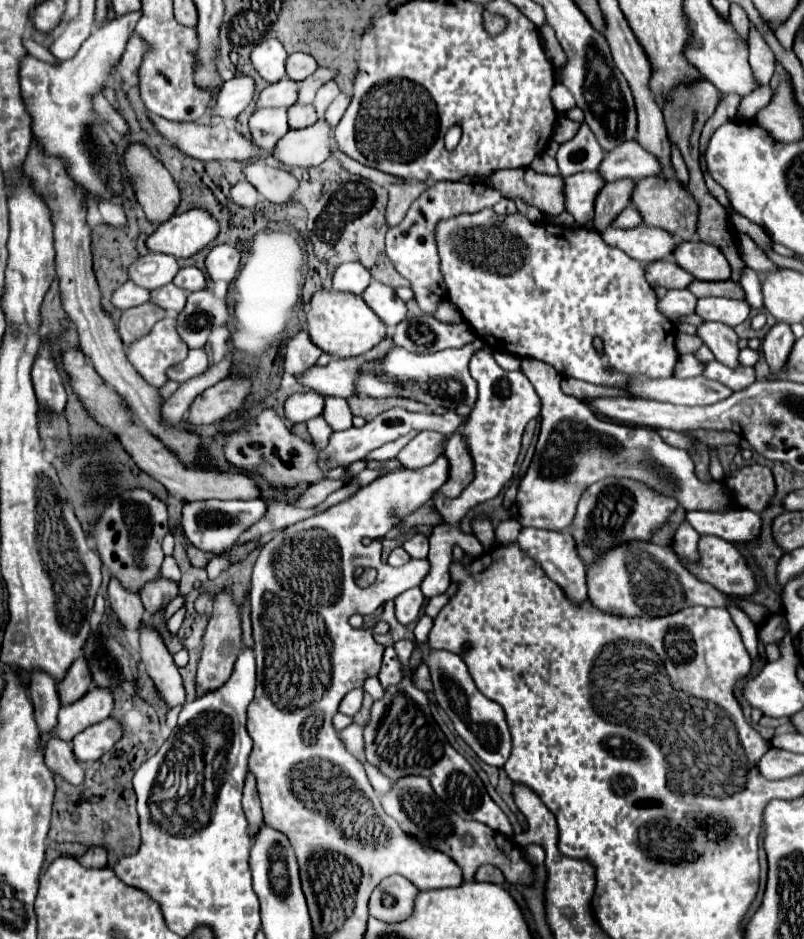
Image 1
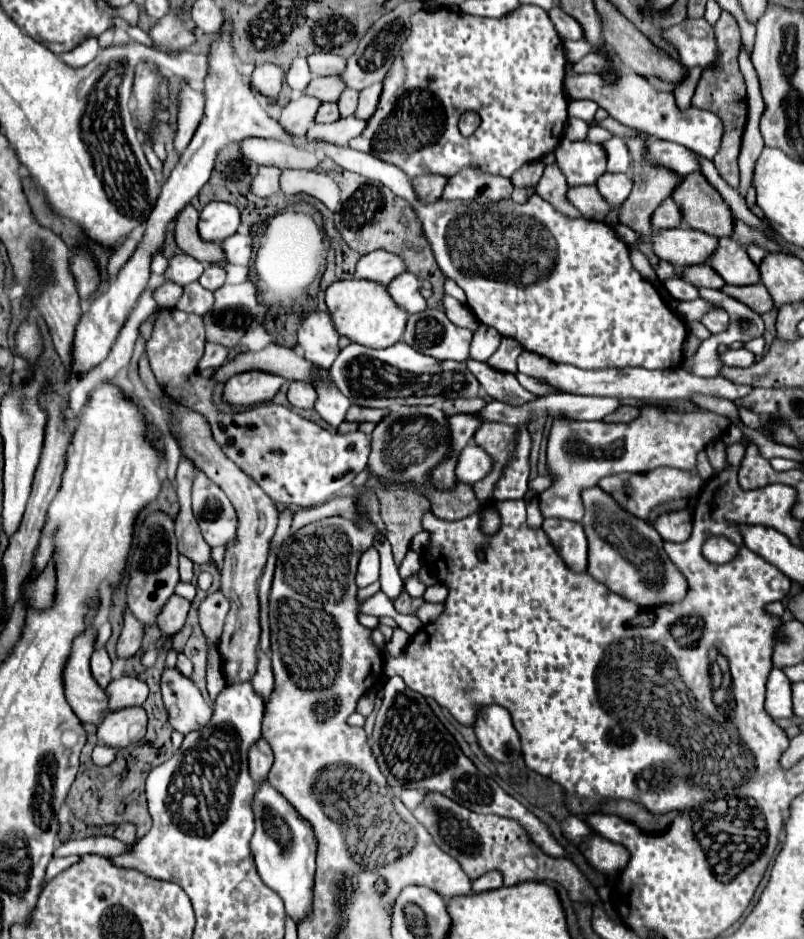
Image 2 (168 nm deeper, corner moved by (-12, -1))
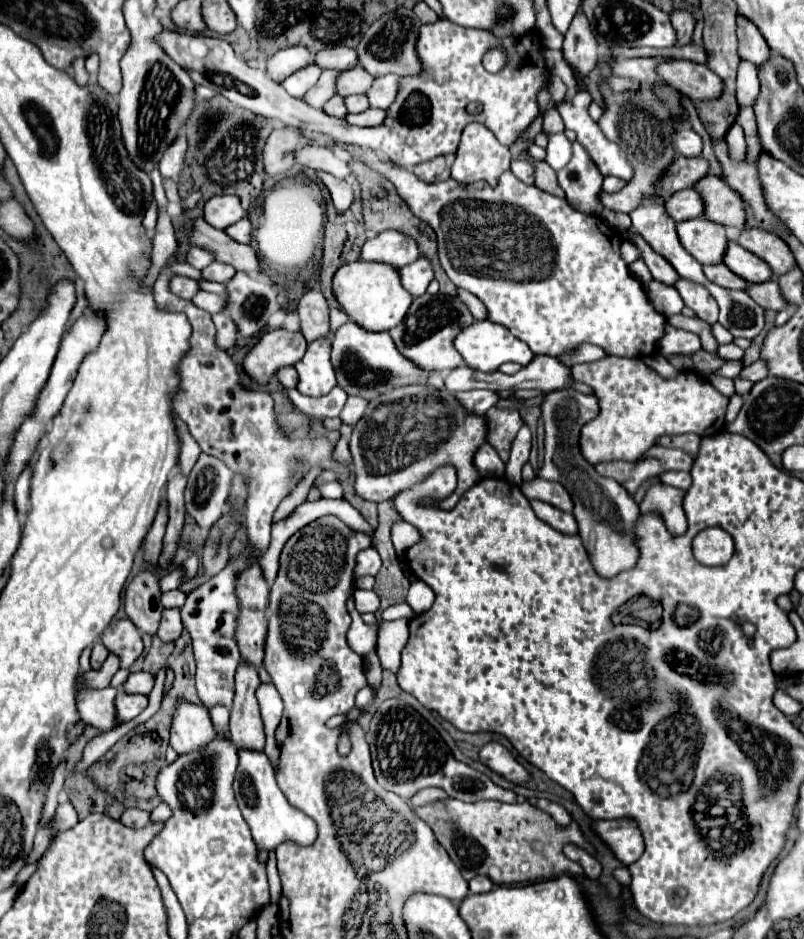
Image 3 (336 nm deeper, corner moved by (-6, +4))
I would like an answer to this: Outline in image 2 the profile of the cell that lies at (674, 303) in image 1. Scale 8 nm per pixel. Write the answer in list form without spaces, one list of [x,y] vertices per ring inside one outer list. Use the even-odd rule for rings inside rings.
[[[678,275],[666,279],[666,281],[664,281],[664,287],[668,289],[668,293],[670,293],[674,299],[680,299],[680,301],[698,299],[698,289],[696,289],[692,283],[688,283],[688,281],[684,281],[682,277],[678,277]]]

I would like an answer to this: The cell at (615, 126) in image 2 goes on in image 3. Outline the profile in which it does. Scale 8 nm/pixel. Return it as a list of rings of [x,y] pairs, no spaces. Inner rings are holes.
[[[544,47],[544,58],[546,58],[546,66],[548,66],[549,71],[551,69],[551,74],[559,75],[567,86],[564,99],[555,104],[555,106],[558,106],[562,102],[572,99],[577,94],[576,81],[573,77],[572,70],[564,60],[561,50]]]

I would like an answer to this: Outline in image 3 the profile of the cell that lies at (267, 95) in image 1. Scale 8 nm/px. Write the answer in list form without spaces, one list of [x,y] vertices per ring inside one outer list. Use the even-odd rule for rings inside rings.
[[[350,68],[344,70],[336,78],[336,94],[348,96],[348,94],[364,94],[372,84],[372,76],[364,72],[364,68]]]

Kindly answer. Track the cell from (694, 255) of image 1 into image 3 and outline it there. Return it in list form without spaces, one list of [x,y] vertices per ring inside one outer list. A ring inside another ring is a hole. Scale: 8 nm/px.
[[[728,242],[724,264],[746,282],[766,282],[772,278],[772,270],[768,268],[768,264],[736,242]]]

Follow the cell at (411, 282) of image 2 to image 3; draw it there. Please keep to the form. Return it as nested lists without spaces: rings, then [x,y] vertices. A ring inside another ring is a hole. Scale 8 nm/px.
[[[418,258],[414,264],[408,264],[398,270],[400,272],[400,282],[404,284],[404,290],[412,296],[422,296],[434,278],[434,272],[430,268],[430,262],[426,258]]]

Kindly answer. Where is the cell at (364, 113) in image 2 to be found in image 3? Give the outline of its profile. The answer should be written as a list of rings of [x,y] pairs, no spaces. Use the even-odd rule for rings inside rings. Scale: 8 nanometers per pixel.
[[[380,76],[372,82],[372,88],[368,88],[366,92],[366,98],[370,102],[370,108],[382,108],[386,110],[392,100],[396,98],[396,92],[398,92],[398,76]]]

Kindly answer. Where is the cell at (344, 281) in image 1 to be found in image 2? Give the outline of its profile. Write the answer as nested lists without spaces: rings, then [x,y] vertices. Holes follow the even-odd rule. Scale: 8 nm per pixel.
[[[384,249],[362,255],[356,265],[358,279],[370,279],[384,285],[388,285],[394,277],[398,277],[404,271],[406,271],[406,263],[398,255]]]

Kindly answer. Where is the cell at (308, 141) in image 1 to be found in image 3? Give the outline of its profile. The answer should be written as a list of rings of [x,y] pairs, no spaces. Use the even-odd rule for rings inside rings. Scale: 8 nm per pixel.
[[[368,108],[366,112],[360,114],[346,114],[344,120],[352,126],[378,126],[384,120],[384,110],[376,110],[376,108]]]

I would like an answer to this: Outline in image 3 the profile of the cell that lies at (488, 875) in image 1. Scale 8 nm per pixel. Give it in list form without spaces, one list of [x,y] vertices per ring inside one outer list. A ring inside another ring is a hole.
[[[476,876],[470,880],[470,892],[472,894],[482,894],[482,892],[490,892],[494,888],[492,880],[488,880],[486,876]]]

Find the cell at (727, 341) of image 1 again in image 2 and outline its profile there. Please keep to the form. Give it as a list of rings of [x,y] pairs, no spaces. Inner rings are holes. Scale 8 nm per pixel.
[[[714,307],[714,309],[710,309],[700,321],[710,329],[710,333],[720,333],[720,331],[724,331],[726,325],[728,325],[728,313],[726,313],[724,309]]]

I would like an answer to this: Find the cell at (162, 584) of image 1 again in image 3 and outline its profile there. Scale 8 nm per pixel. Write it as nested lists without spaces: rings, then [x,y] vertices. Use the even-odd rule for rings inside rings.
[[[168,608],[162,612],[158,636],[164,642],[174,642],[182,632],[182,620],[180,620],[180,610],[178,608]]]

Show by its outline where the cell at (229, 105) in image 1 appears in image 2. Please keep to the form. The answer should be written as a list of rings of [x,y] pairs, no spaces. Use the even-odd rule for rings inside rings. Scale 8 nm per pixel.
[[[264,63],[256,67],[256,71],[252,73],[252,85],[264,97],[276,97],[284,81],[286,81],[286,71],[274,63]]]

